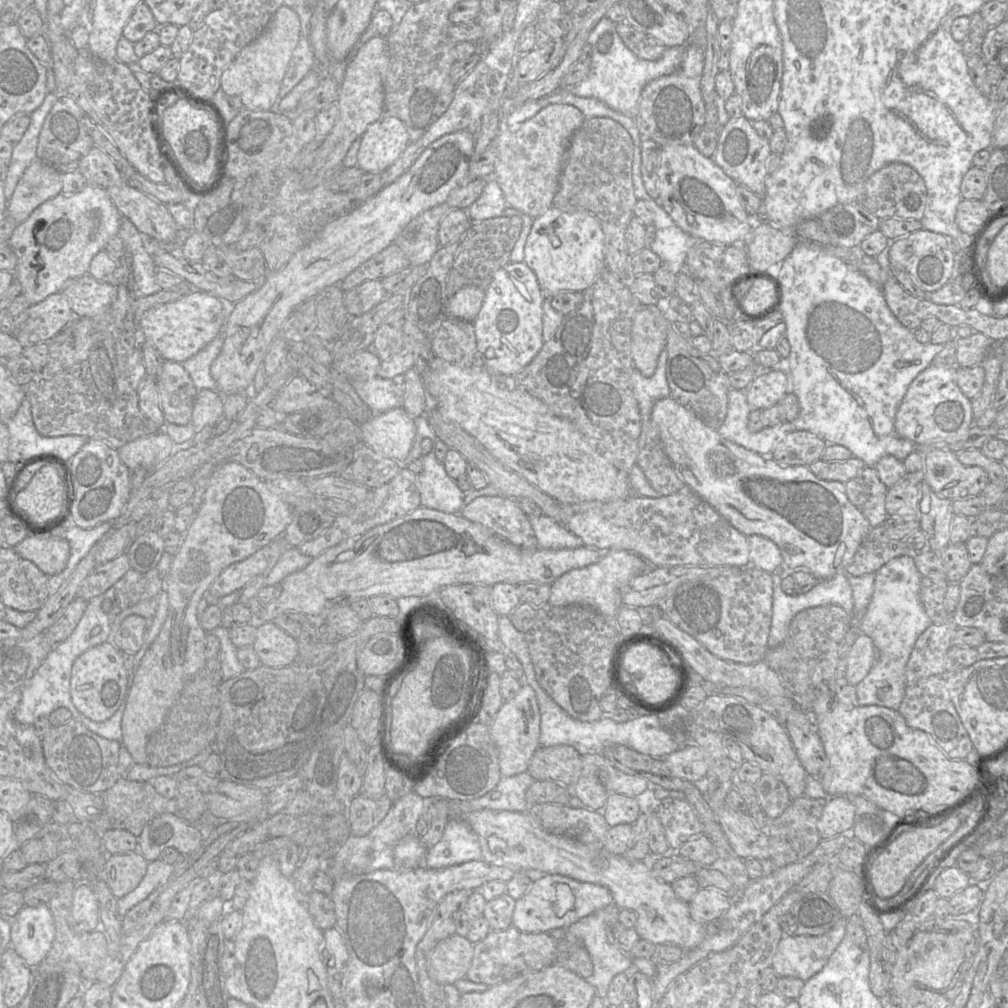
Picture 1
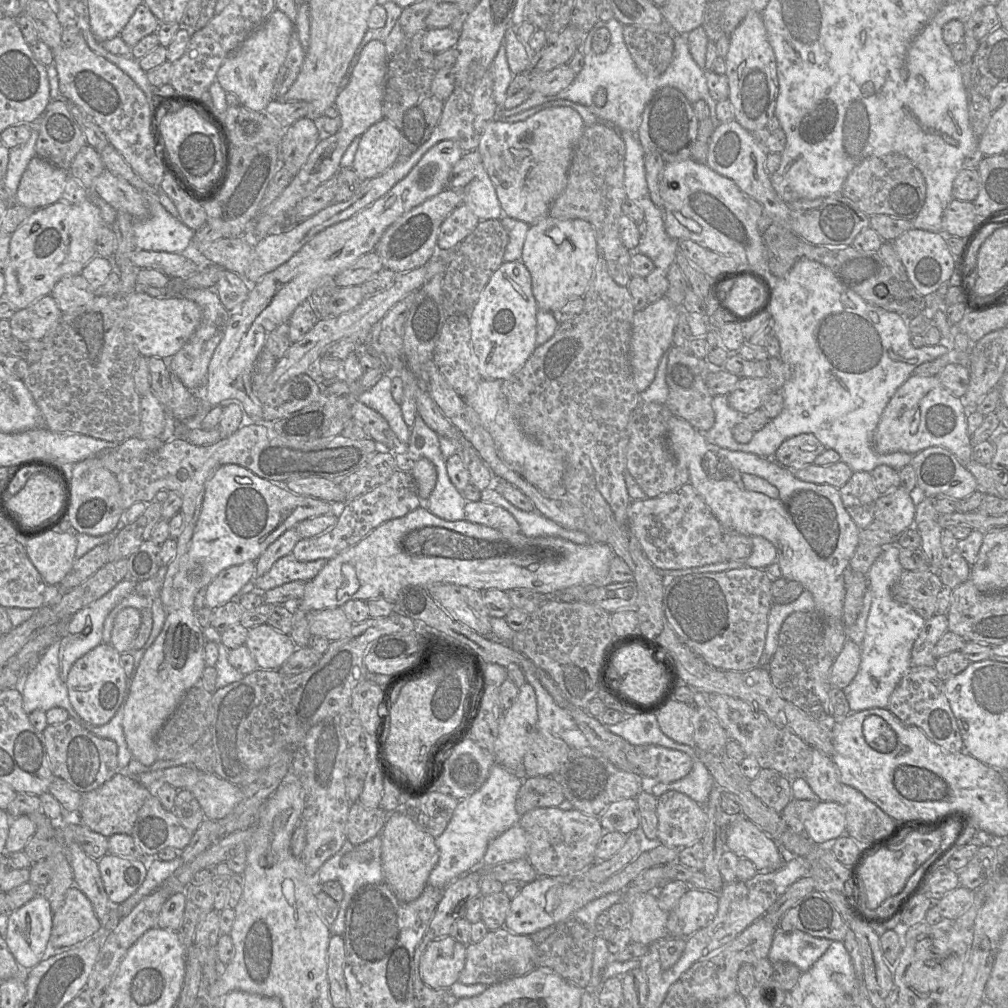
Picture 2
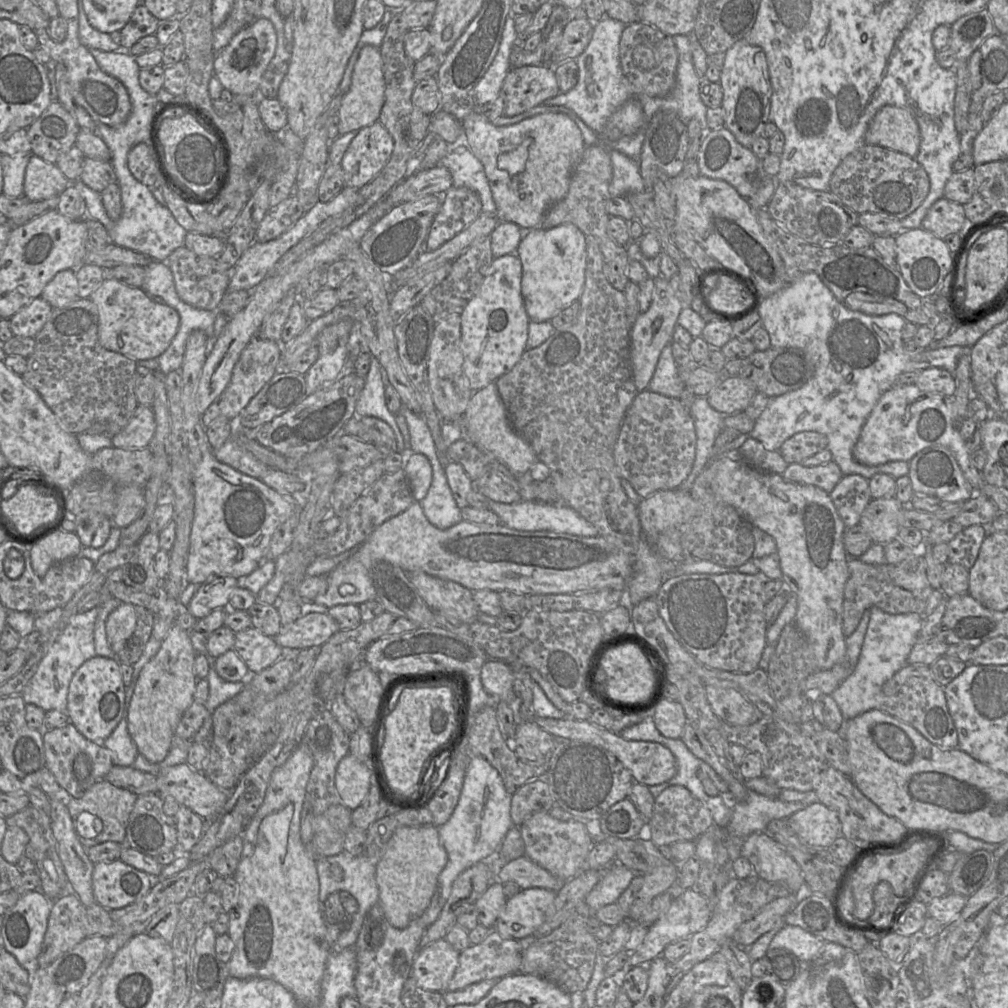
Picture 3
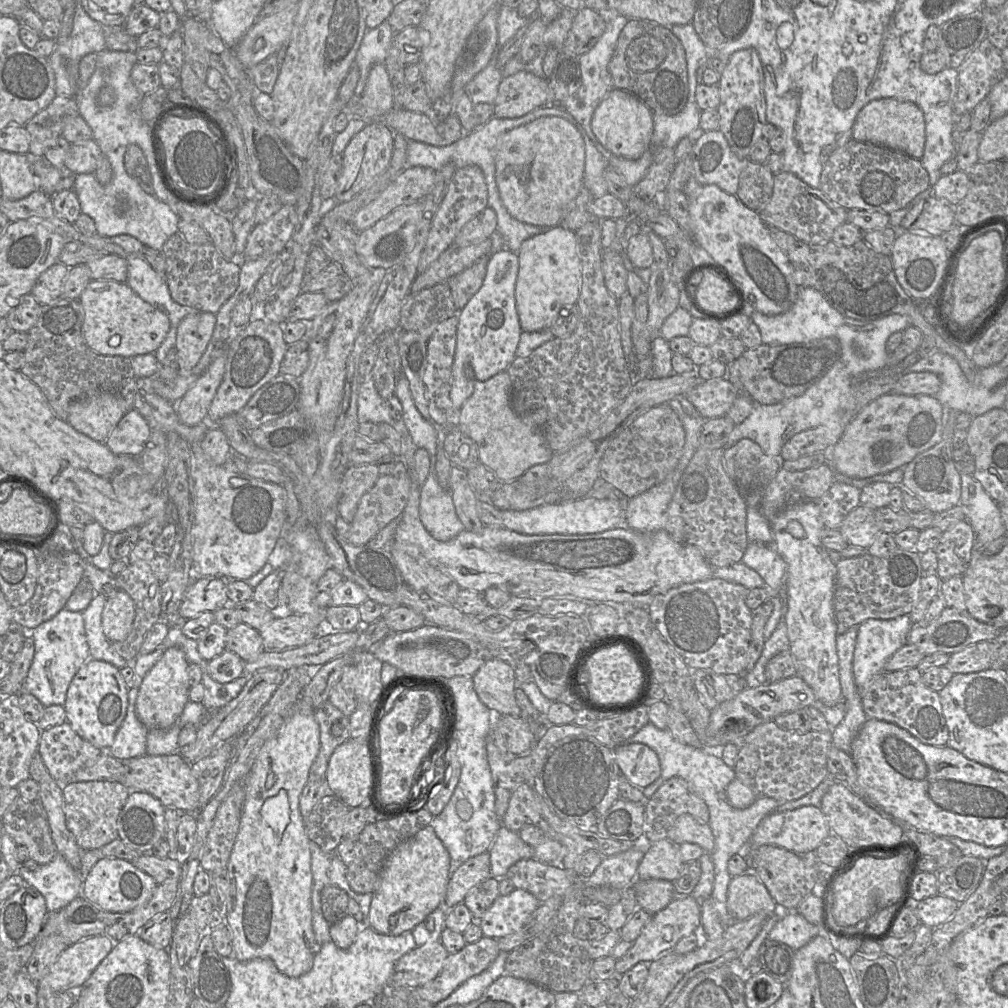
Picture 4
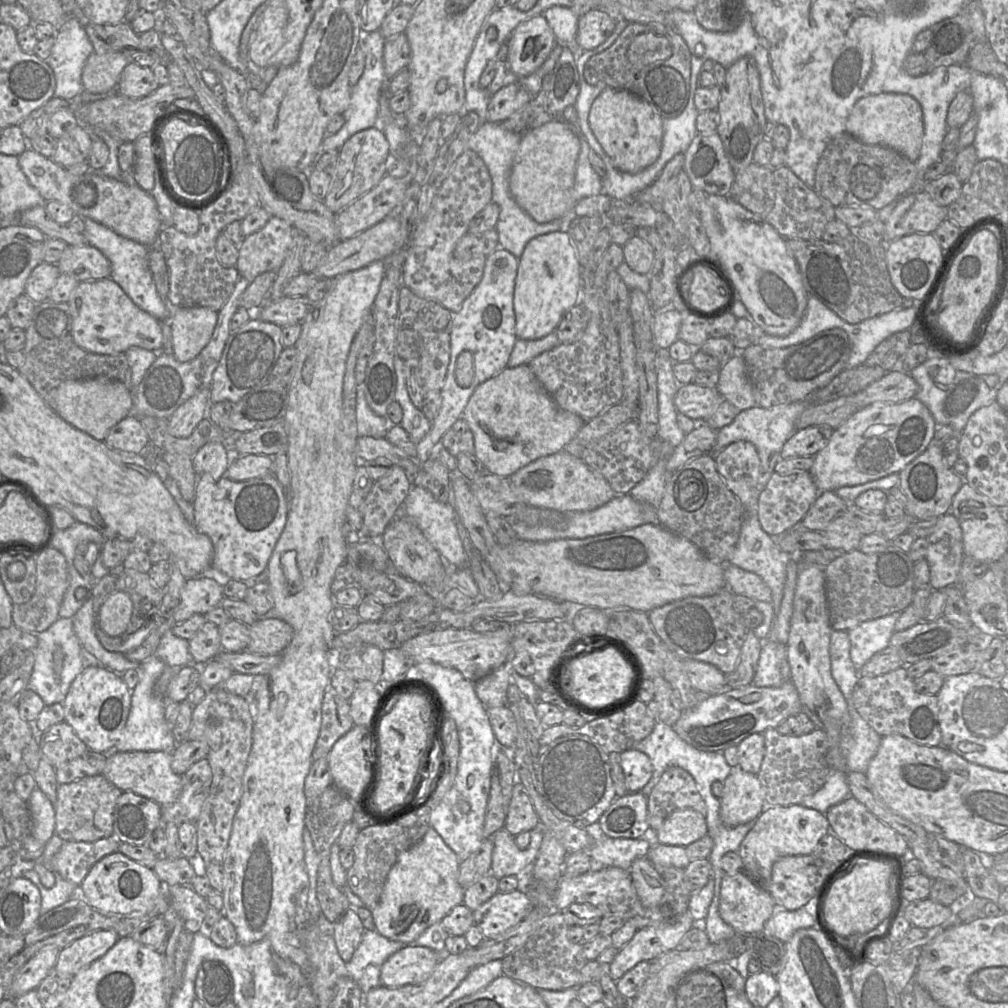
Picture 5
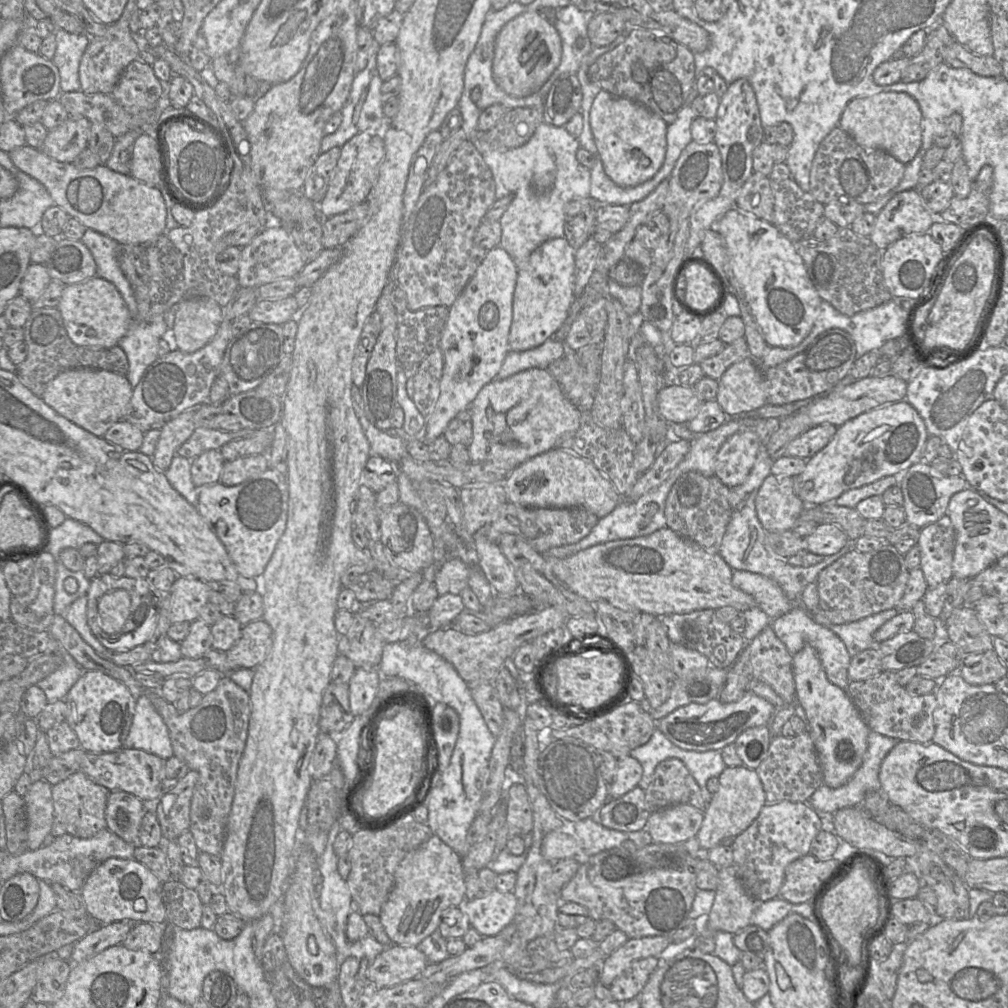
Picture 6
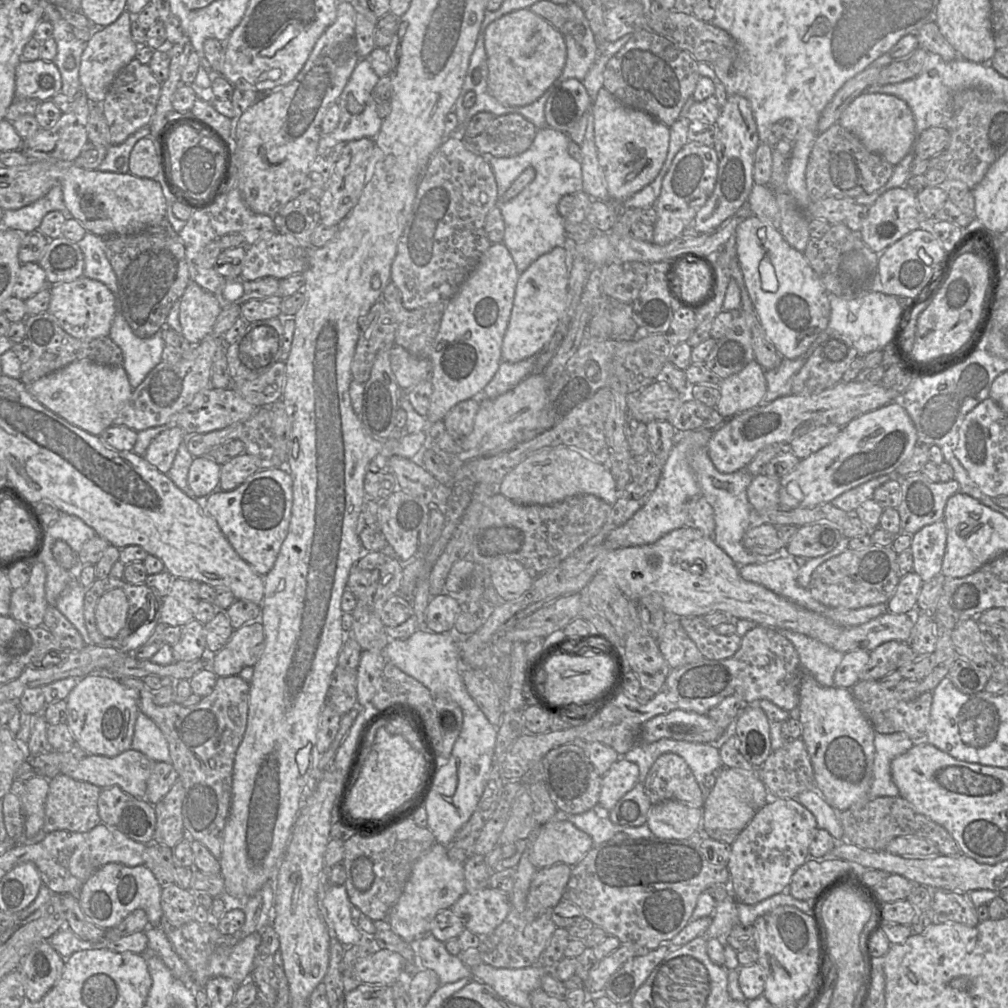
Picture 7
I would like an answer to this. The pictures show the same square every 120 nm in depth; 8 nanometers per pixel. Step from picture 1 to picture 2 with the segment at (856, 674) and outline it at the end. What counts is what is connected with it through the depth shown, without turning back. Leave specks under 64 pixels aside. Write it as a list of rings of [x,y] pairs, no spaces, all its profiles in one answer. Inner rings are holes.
[[[847,639],[830,670],[830,686],[842,690],[847,687],[857,674],[860,663],[861,646]]]

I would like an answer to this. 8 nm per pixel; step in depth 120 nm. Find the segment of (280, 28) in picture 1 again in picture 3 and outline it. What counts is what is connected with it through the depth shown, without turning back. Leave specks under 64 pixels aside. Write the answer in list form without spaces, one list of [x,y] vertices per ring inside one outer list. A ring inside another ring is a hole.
[[[264,17],[257,18],[242,28],[216,53],[213,75],[219,79],[224,89],[231,91],[233,95],[259,96],[262,76],[274,57],[276,47],[277,35],[273,23]]]

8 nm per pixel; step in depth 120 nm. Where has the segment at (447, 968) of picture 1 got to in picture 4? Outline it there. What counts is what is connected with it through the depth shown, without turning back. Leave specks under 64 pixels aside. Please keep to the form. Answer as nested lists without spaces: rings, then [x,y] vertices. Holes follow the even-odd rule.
[[[441,941],[416,946],[396,962],[389,987],[418,987],[426,984],[437,977],[448,956]]]

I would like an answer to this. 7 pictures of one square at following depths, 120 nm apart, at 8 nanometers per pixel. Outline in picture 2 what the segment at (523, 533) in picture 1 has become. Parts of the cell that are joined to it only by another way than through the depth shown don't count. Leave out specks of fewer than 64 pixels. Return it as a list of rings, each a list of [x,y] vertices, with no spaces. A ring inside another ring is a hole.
[[[466,501],[464,520],[486,525],[502,532],[520,533],[520,526],[513,515],[503,507],[479,501]]]

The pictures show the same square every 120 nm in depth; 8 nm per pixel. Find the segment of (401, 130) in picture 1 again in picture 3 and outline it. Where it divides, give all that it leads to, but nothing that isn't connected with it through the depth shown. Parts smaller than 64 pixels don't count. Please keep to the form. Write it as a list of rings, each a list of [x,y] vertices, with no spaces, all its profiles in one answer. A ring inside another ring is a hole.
[[[380,121],[360,129],[341,161],[345,187],[360,189],[371,182],[386,166],[393,149],[394,140]]]

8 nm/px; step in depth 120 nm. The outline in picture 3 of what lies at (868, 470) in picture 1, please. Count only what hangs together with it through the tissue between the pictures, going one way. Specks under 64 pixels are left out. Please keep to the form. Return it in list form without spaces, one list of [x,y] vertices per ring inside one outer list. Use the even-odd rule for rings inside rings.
[[[858,474],[843,476],[829,496],[846,528],[859,524],[862,512],[872,500],[869,480]]]

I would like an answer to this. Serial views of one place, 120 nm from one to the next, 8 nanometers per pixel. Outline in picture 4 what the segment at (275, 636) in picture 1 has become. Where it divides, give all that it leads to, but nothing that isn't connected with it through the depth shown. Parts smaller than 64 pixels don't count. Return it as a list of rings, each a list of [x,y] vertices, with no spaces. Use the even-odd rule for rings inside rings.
[[[241,622],[228,629],[226,649],[234,652],[246,662],[257,659],[264,651],[264,646],[260,632]]]

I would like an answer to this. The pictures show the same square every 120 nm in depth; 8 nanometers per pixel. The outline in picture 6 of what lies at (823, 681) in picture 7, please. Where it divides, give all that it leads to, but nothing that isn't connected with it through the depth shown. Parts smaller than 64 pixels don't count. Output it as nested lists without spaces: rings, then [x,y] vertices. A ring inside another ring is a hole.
[[[800,598],[799,603],[795,604],[788,613],[772,620],[772,628],[775,635],[785,645],[792,656],[799,652],[805,645],[813,647],[817,652],[828,680],[846,691],[850,683],[848,667],[851,656],[844,642],[833,631],[813,620],[811,615],[800,604]]]

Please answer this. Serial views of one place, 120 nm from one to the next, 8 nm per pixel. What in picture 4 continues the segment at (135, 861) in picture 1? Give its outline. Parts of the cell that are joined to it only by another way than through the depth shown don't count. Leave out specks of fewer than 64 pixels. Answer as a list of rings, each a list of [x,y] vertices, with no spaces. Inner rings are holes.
[[[101,857],[83,876],[81,895],[108,912],[128,912],[146,903],[153,895],[157,883],[137,868],[133,862],[111,857]]]

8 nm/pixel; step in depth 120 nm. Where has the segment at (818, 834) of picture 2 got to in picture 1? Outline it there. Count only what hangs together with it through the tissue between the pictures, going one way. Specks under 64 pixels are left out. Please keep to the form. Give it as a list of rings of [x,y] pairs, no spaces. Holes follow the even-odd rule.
[[[831,796],[823,808],[817,828],[822,840],[838,836],[853,828],[856,808],[847,796]]]

